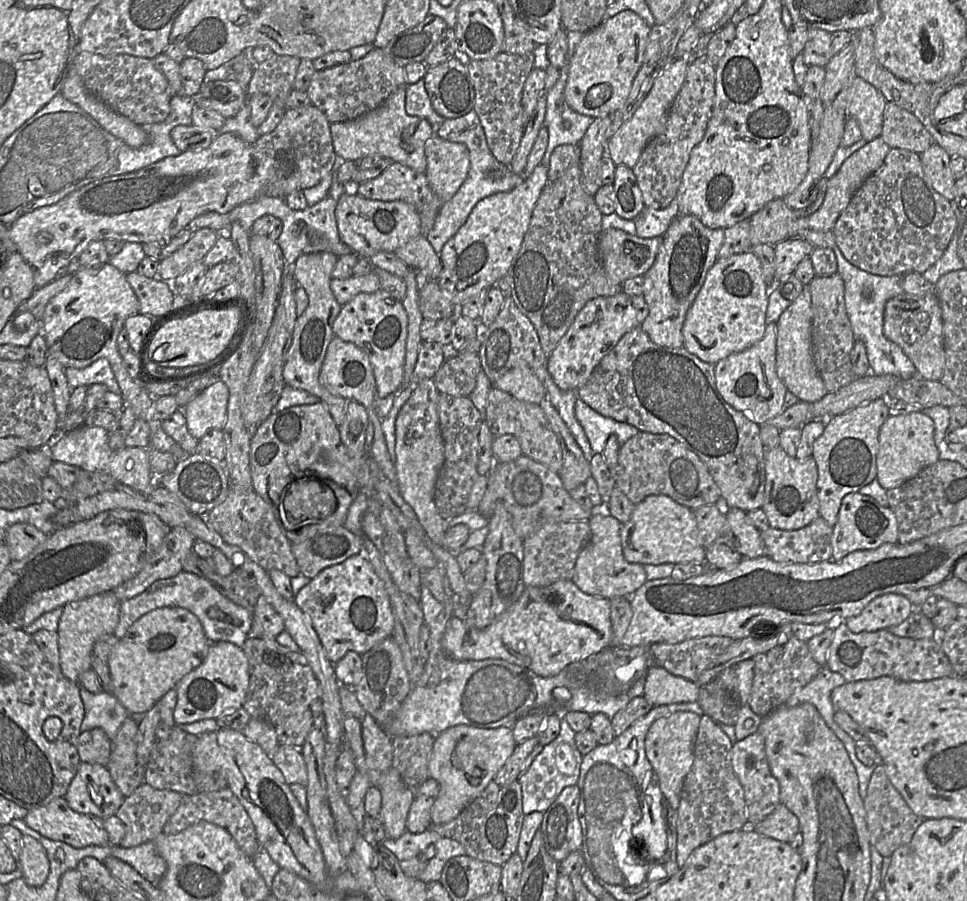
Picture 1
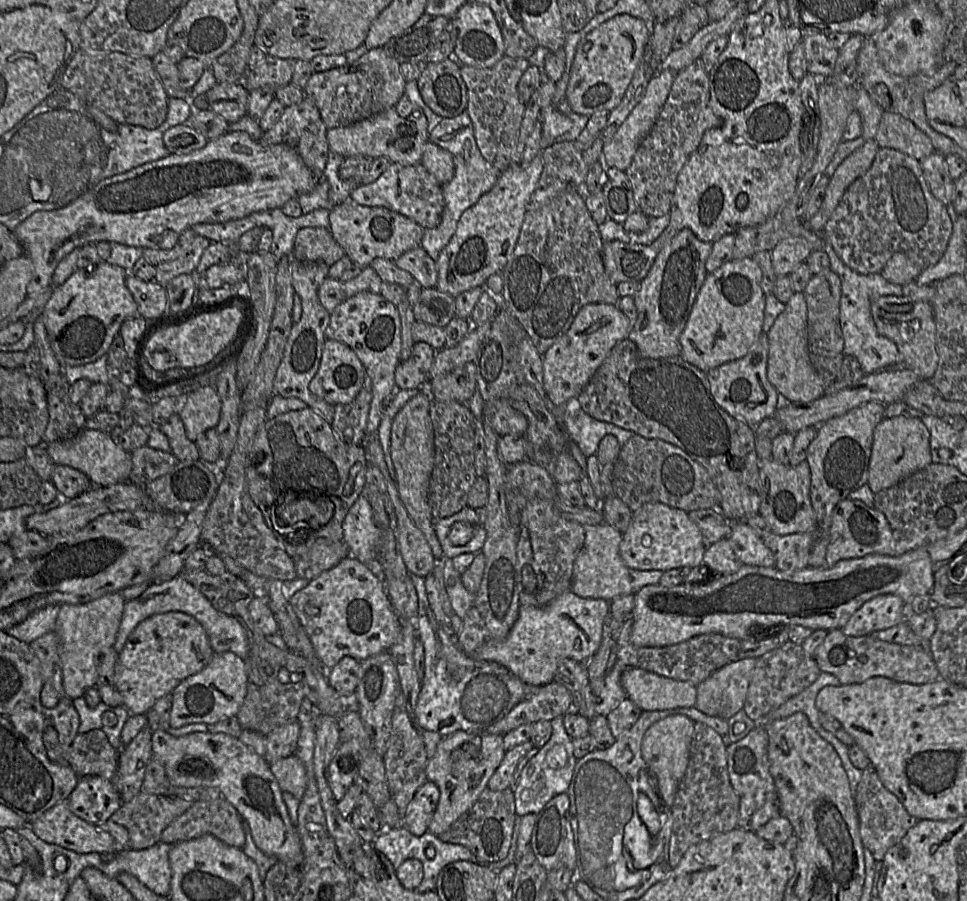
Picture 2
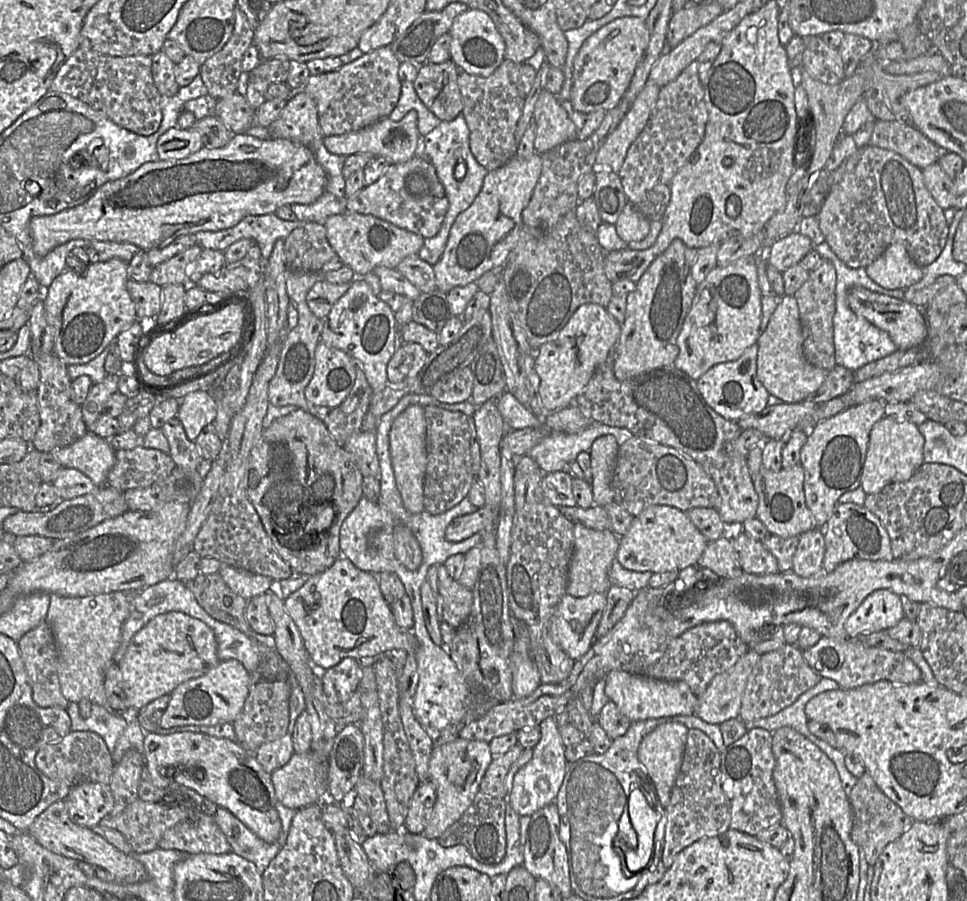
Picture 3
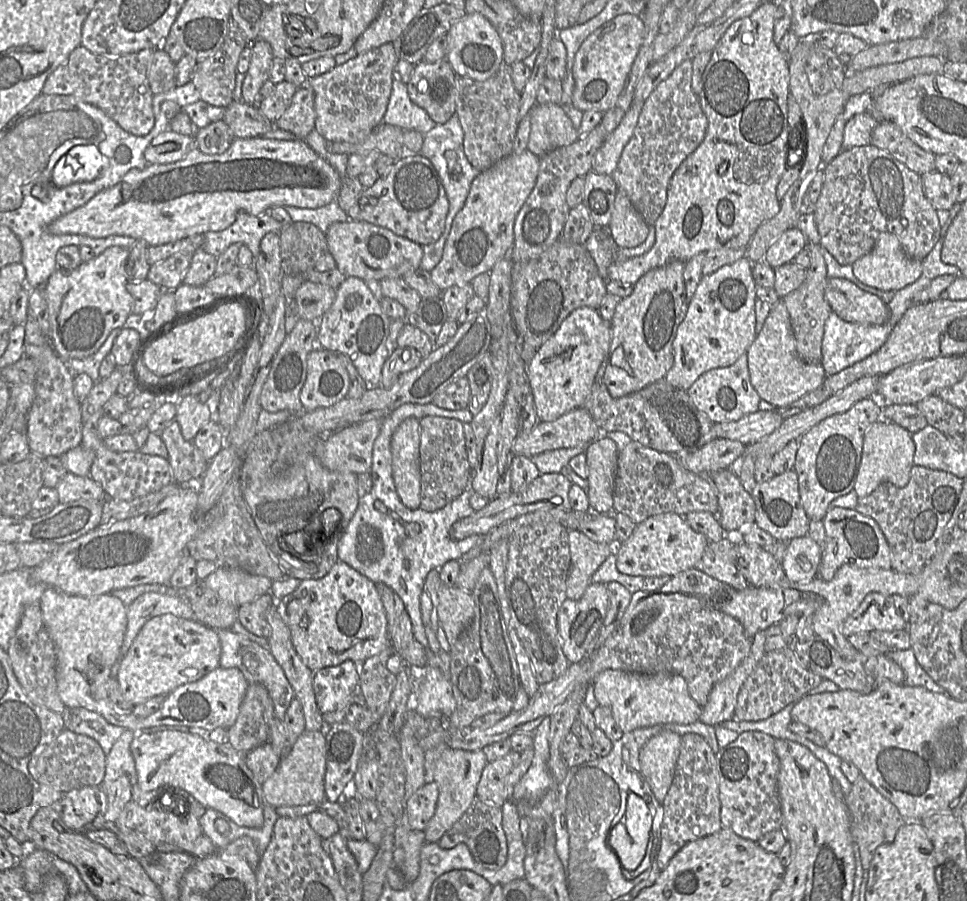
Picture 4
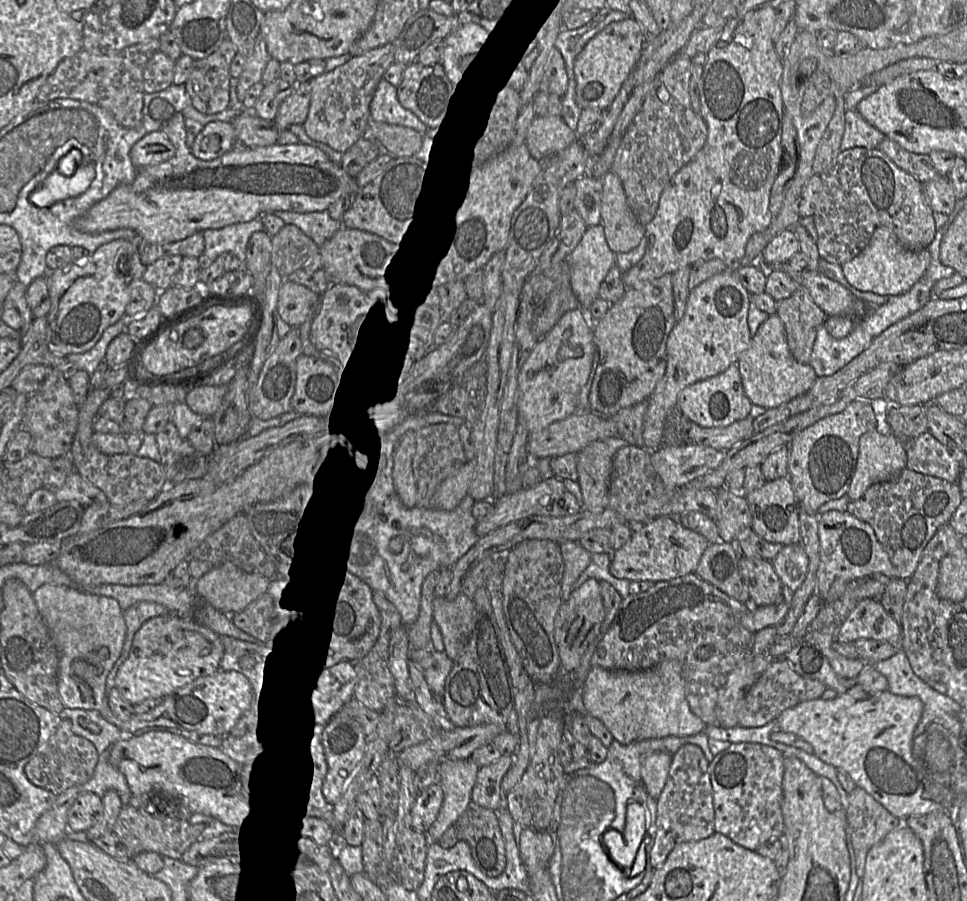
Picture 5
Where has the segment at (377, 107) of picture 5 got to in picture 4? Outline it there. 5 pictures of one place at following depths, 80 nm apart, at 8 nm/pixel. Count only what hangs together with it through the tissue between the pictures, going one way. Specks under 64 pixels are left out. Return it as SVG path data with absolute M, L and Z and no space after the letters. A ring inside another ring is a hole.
M395 80L392 83L392 91L383 123L402 129L412 129L423 135L437 125L424 109L410 100L407 85Z

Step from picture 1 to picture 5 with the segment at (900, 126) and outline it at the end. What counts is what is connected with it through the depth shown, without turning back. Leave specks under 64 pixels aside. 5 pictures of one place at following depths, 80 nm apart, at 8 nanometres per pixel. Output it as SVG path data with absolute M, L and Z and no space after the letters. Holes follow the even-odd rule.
M888 137L883 139L877 149L881 150L899 168L913 175L922 184L940 176L928 154L909 152Z

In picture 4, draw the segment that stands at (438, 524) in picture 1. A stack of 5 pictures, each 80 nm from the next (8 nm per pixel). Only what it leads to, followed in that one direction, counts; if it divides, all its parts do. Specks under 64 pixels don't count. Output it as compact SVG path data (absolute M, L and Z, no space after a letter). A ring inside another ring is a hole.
M415 417L407 418L394 431L390 448L397 494L401 502L413 510L420 508L419 446L420 420Z

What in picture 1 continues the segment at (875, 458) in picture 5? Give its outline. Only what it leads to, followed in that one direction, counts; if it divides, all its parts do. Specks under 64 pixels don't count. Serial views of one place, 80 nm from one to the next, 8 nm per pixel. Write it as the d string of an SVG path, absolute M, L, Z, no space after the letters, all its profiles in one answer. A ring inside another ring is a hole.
M923 412L889 416L880 428L876 480L885 489L900 486L939 460L934 442L934 422Z

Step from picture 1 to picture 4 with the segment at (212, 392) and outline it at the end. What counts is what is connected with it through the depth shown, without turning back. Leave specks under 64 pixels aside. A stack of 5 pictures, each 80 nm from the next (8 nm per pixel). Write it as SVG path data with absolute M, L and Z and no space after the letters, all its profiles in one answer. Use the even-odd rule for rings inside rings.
M187 395L179 400L175 420L186 441L192 442L202 426L214 418L211 404L202 403L196 395Z

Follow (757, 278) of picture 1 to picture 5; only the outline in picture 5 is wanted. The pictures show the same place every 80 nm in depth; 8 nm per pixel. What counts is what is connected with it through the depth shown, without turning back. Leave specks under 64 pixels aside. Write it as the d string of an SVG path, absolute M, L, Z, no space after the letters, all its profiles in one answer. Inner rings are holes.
M728 267L692 289L682 319L676 322L668 336L666 371L647 400L643 422L643 448L652 453L662 446L665 423L677 407L681 391L724 372L751 344L752 335L747 322L751 294L742 285L736 269Z

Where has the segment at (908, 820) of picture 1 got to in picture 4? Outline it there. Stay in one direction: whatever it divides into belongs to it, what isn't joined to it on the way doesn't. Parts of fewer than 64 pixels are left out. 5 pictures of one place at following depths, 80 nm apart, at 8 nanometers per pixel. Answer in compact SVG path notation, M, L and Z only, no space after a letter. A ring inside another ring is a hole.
M862 775L853 783L851 792L844 798L850 813L850 833L860 851L861 863L864 870L868 870L875 850L884 843L890 843L900 827L905 825L905 819L897 807L886 799Z

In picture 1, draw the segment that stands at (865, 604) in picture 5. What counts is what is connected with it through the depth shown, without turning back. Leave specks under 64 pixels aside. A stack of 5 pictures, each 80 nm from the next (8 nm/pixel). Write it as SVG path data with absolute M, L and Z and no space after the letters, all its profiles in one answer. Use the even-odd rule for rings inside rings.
M884 594L871 600L863 610L843 622L853 633L875 632L902 623L913 612L913 604L899 594Z

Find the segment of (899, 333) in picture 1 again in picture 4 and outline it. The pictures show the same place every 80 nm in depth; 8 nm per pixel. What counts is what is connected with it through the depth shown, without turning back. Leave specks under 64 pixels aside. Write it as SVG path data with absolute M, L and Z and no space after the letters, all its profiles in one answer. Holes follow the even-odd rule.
M828 278L824 295L832 312L844 321L881 325L889 318L885 302L846 279Z

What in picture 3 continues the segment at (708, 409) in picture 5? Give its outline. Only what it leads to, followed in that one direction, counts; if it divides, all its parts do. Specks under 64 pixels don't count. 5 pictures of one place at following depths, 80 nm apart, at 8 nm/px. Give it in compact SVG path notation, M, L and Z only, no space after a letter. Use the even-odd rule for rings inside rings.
M754 344L737 360L717 364L697 380L697 388L705 403L726 420L737 421L742 417L758 414L768 406L770 394L756 375L757 353L758 347Z

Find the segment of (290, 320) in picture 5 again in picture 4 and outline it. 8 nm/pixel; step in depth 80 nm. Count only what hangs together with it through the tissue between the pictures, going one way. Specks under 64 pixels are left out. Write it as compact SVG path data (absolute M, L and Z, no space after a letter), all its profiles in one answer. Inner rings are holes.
M304 281L293 297L295 313L299 318L318 322L329 310L335 297L336 289Z

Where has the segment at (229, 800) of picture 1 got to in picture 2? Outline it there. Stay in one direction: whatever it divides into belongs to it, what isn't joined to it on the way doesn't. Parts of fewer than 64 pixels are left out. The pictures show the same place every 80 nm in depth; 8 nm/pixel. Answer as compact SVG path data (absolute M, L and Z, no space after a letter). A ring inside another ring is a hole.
M222 796L211 802L193 802L192 806L173 820L162 832L160 841L168 845L211 834L229 846L242 849L245 845L245 823L236 808Z

